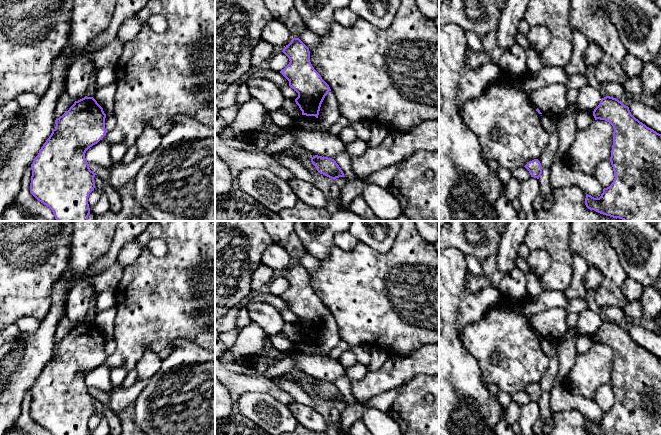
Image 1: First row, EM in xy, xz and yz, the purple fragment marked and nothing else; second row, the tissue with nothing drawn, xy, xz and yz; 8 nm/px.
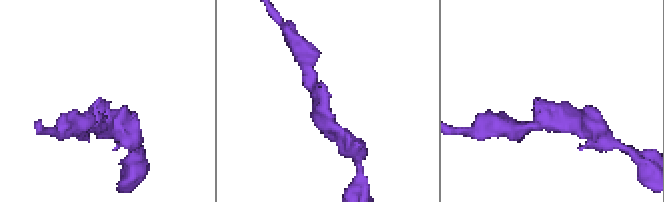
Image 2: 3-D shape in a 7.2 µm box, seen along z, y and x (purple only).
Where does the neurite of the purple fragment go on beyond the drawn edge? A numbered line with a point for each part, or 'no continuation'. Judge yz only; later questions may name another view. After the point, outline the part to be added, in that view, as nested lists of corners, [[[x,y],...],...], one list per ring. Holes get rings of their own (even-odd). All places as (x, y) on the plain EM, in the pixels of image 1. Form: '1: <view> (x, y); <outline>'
no continuation

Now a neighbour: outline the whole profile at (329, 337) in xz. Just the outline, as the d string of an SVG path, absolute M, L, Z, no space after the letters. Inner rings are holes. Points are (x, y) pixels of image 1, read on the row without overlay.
M332 315L325 320L318 339L318 352L328 355L329 352L341 341L338 325Z

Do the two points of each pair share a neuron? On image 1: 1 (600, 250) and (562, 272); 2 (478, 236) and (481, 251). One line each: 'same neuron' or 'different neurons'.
1: different neurons
2: different neurons

